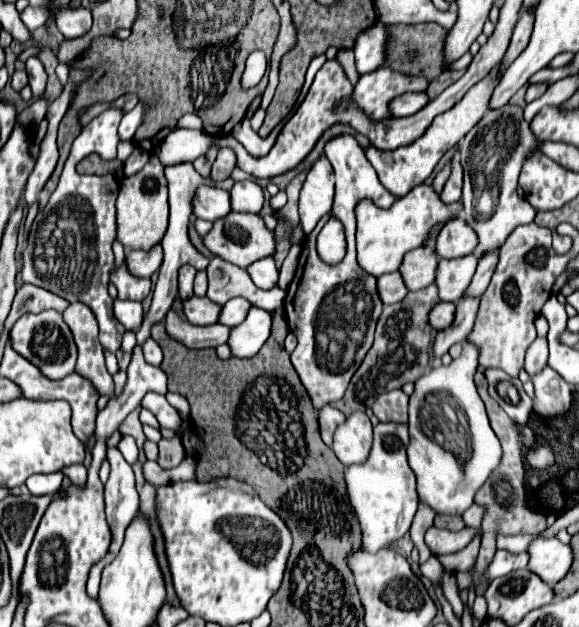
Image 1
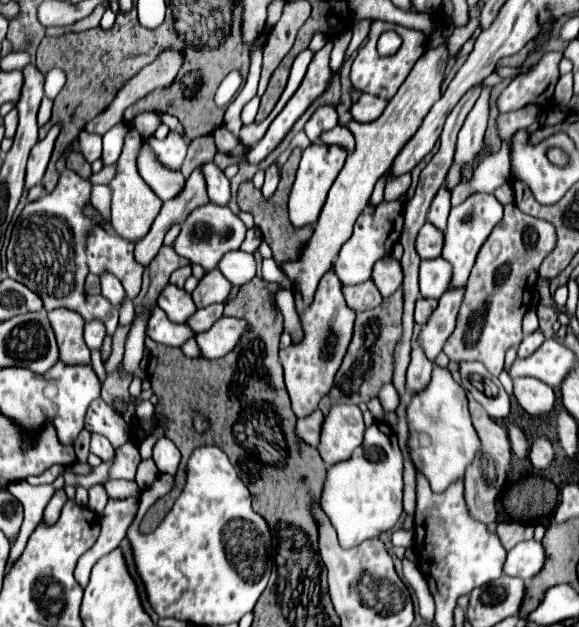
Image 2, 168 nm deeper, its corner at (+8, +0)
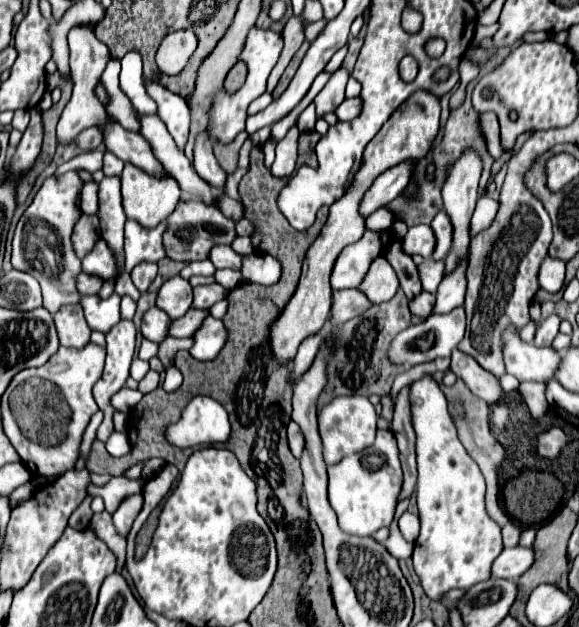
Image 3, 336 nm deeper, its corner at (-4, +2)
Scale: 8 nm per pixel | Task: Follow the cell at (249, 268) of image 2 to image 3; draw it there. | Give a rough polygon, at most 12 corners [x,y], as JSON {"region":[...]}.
{"region":[[216,246],[210,260],[216,268],[242,268],[242,254]]}

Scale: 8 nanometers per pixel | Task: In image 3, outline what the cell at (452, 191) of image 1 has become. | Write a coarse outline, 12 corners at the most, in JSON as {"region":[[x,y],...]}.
{"region":[[446,210],[434,216],[436,234],[436,256],[444,260],[452,250],[450,216]]}

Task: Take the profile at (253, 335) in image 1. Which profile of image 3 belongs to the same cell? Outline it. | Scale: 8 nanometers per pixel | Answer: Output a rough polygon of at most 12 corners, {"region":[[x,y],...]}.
{"region":[[208,316],[190,354],[212,360],[228,342],[224,322]]}

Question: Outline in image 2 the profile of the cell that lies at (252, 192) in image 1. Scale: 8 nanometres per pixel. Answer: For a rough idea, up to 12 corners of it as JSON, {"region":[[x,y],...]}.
{"region":[[214,162],[202,164],[210,200],[226,206],[230,182]]}

